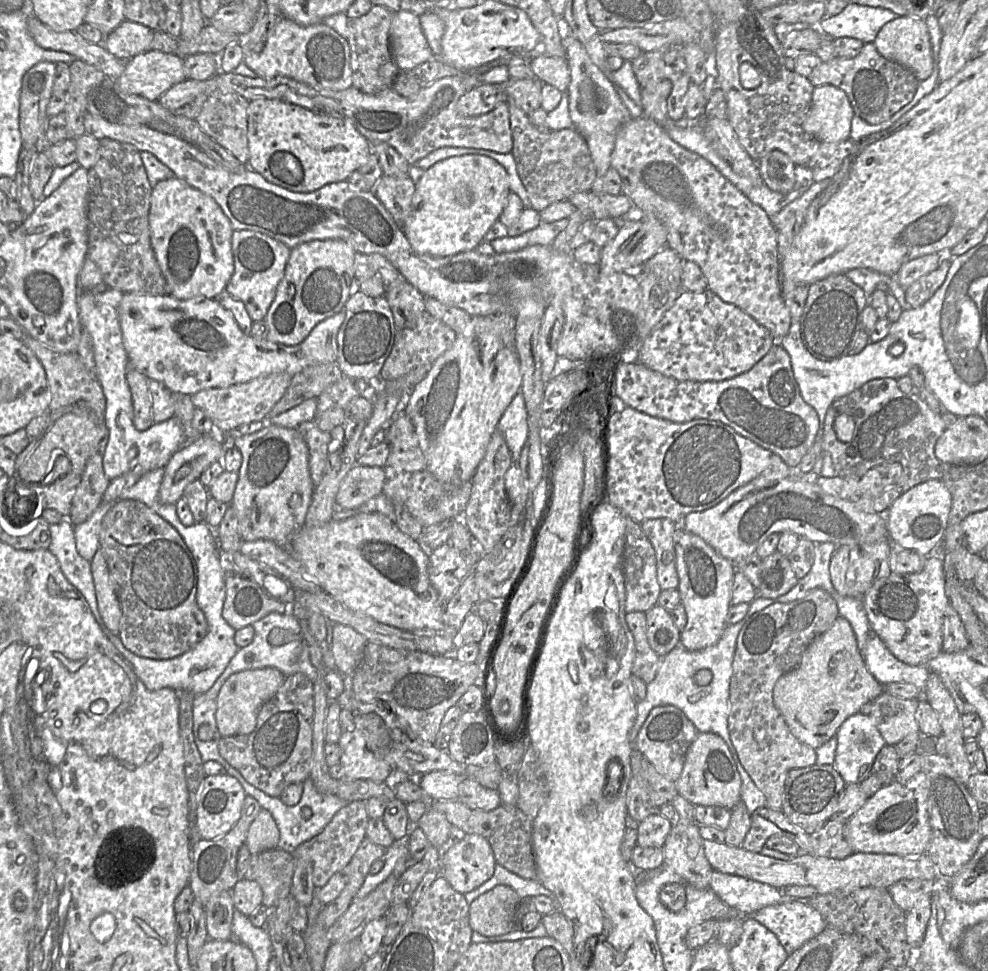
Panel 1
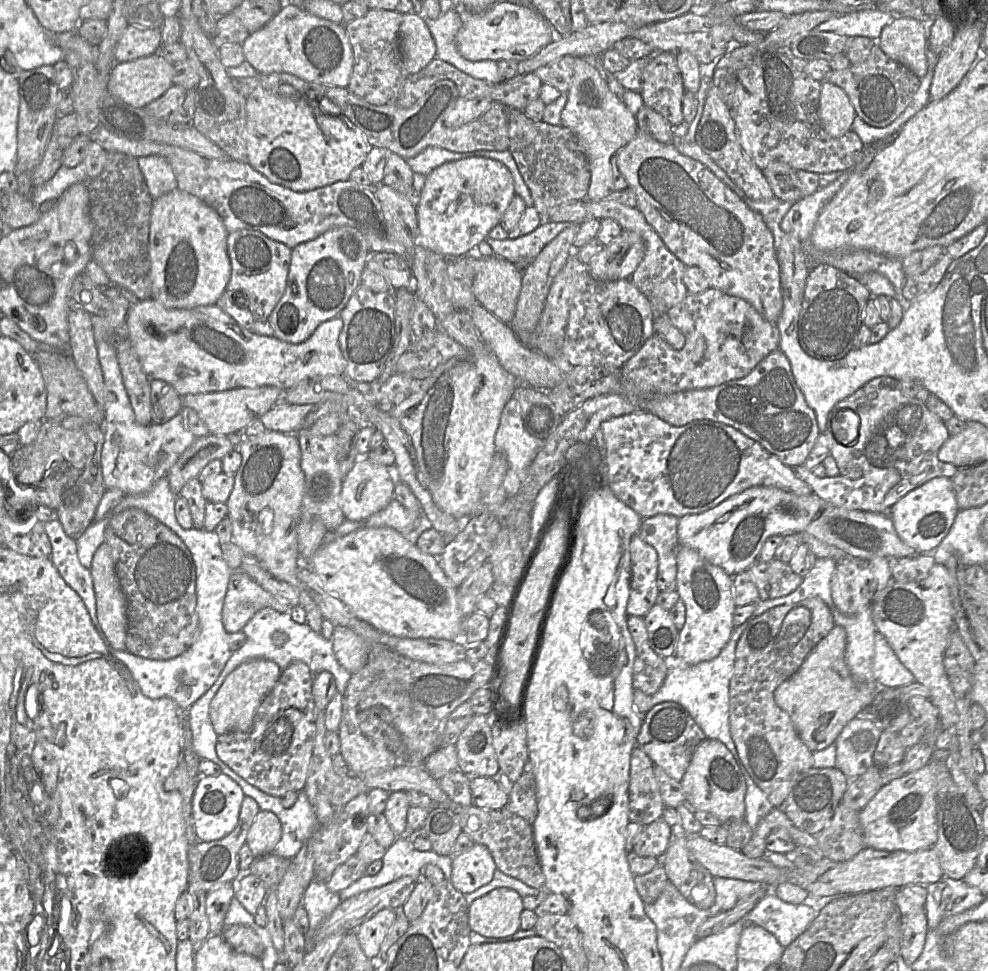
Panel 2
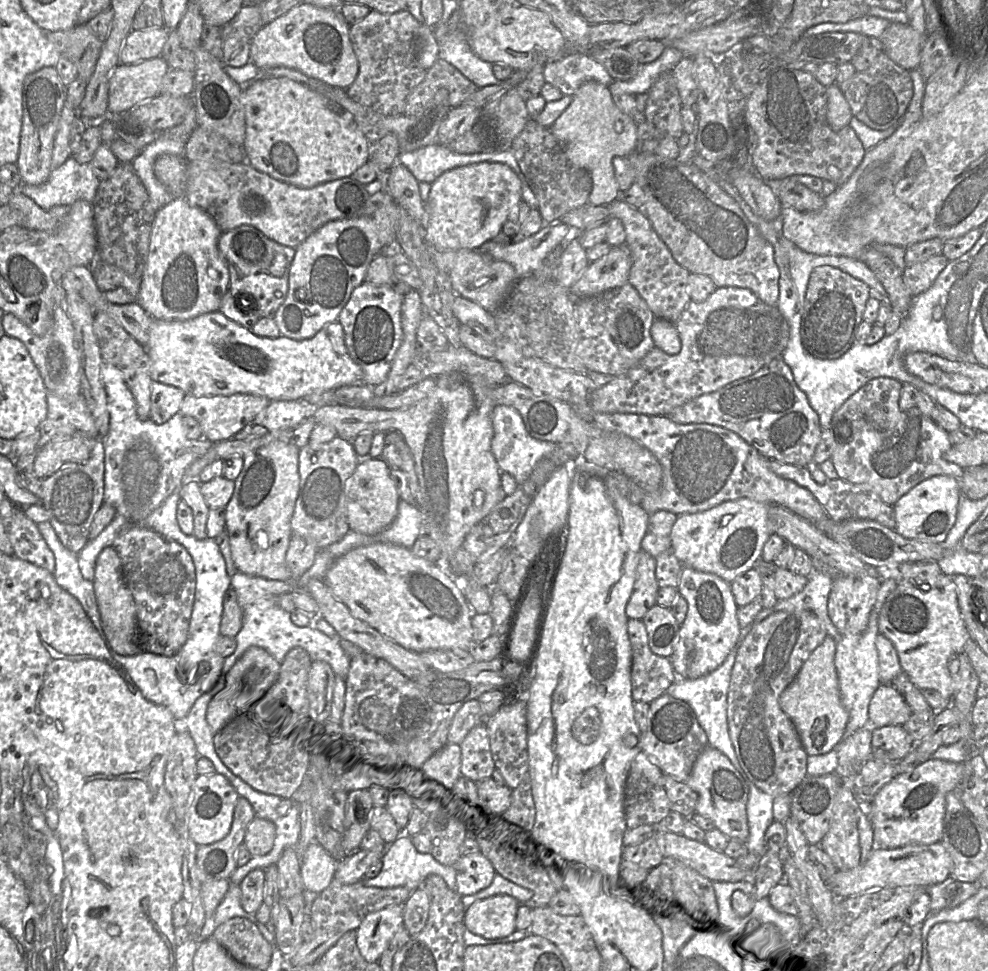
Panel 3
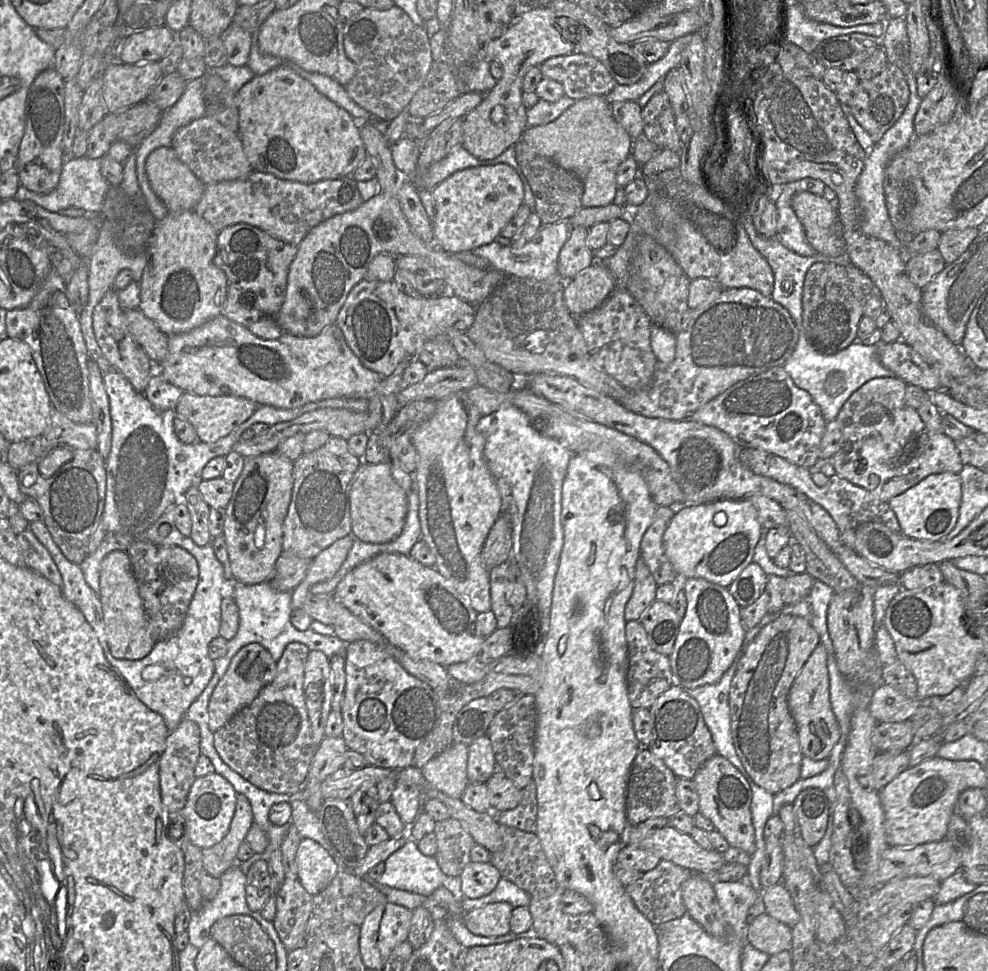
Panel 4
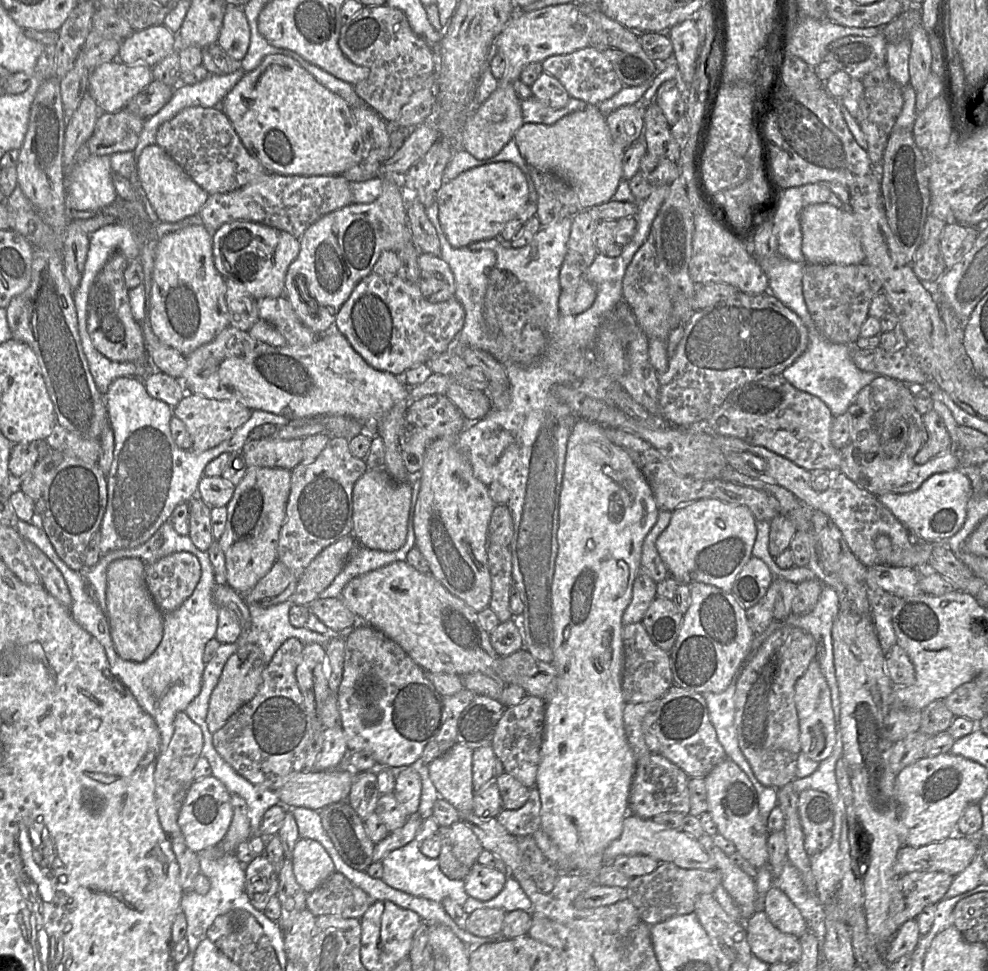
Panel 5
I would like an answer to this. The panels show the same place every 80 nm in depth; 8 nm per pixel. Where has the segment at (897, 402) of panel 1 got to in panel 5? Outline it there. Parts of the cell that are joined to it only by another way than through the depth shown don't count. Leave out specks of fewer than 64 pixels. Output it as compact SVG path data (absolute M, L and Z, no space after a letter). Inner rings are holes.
M878 376L857 393L847 412L850 415L850 436L846 445L840 449L840 472L858 487L876 496L912 492L931 475L951 471L959 466L953 450L941 452L924 464L915 462L914 457L928 440L928 435L922 415L915 408L912 387L907 383L887 376ZM888 410L896 410L908 426L906 446L897 457L881 454L879 435Z

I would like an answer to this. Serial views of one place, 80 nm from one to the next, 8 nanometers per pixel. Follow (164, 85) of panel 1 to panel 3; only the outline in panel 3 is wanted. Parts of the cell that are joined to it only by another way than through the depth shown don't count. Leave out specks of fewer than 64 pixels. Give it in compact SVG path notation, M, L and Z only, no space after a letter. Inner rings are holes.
M162 56L133 64L119 63L109 77L108 113L129 111L134 106L158 96L161 91L162 79L169 69Z

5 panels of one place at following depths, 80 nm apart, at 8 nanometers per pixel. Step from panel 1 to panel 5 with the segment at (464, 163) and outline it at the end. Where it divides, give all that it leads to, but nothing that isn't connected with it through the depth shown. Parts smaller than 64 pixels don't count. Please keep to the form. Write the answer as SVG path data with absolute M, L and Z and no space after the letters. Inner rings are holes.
M501 161L471 168L445 181L437 194L439 220L454 248L497 238L506 224L527 205L528 183L523 171L512 162Z

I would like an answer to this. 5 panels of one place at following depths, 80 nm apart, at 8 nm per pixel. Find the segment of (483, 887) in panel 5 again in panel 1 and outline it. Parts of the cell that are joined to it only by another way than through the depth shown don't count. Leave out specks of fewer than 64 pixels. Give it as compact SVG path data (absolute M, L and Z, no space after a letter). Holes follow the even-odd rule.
M479 834L465 837L442 853L442 873L458 893L466 894L494 874L495 856L489 841Z

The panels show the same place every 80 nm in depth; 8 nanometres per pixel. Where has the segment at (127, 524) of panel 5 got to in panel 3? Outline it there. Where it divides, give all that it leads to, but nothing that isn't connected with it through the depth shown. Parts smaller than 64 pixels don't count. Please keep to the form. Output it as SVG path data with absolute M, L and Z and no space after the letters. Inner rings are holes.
M103 362L101 378L107 393L107 406L110 416L109 430L104 440L104 503L113 506L117 515L140 523L156 510L172 493L179 490L186 482L187 468L203 456L214 444L202 438L191 440L187 437L181 412L173 415L167 422L156 424L150 418L140 419L137 415L135 399L126 385L123 375L116 366ZM305 400L270 401L246 427L262 425L268 431L293 430L302 421L312 417L318 408Z

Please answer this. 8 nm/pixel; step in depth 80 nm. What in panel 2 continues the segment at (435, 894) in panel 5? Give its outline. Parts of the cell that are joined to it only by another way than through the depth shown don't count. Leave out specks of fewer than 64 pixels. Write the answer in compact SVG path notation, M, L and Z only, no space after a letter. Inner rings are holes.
M404 836L398 837L386 850L382 858L383 867L374 876L364 874L348 888L340 891L339 897L346 900L361 892L378 888L404 876L422 878L424 867L428 864L438 866L444 878L450 881L452 874L452 856L441 856L434 851L421 852L413 847Z

